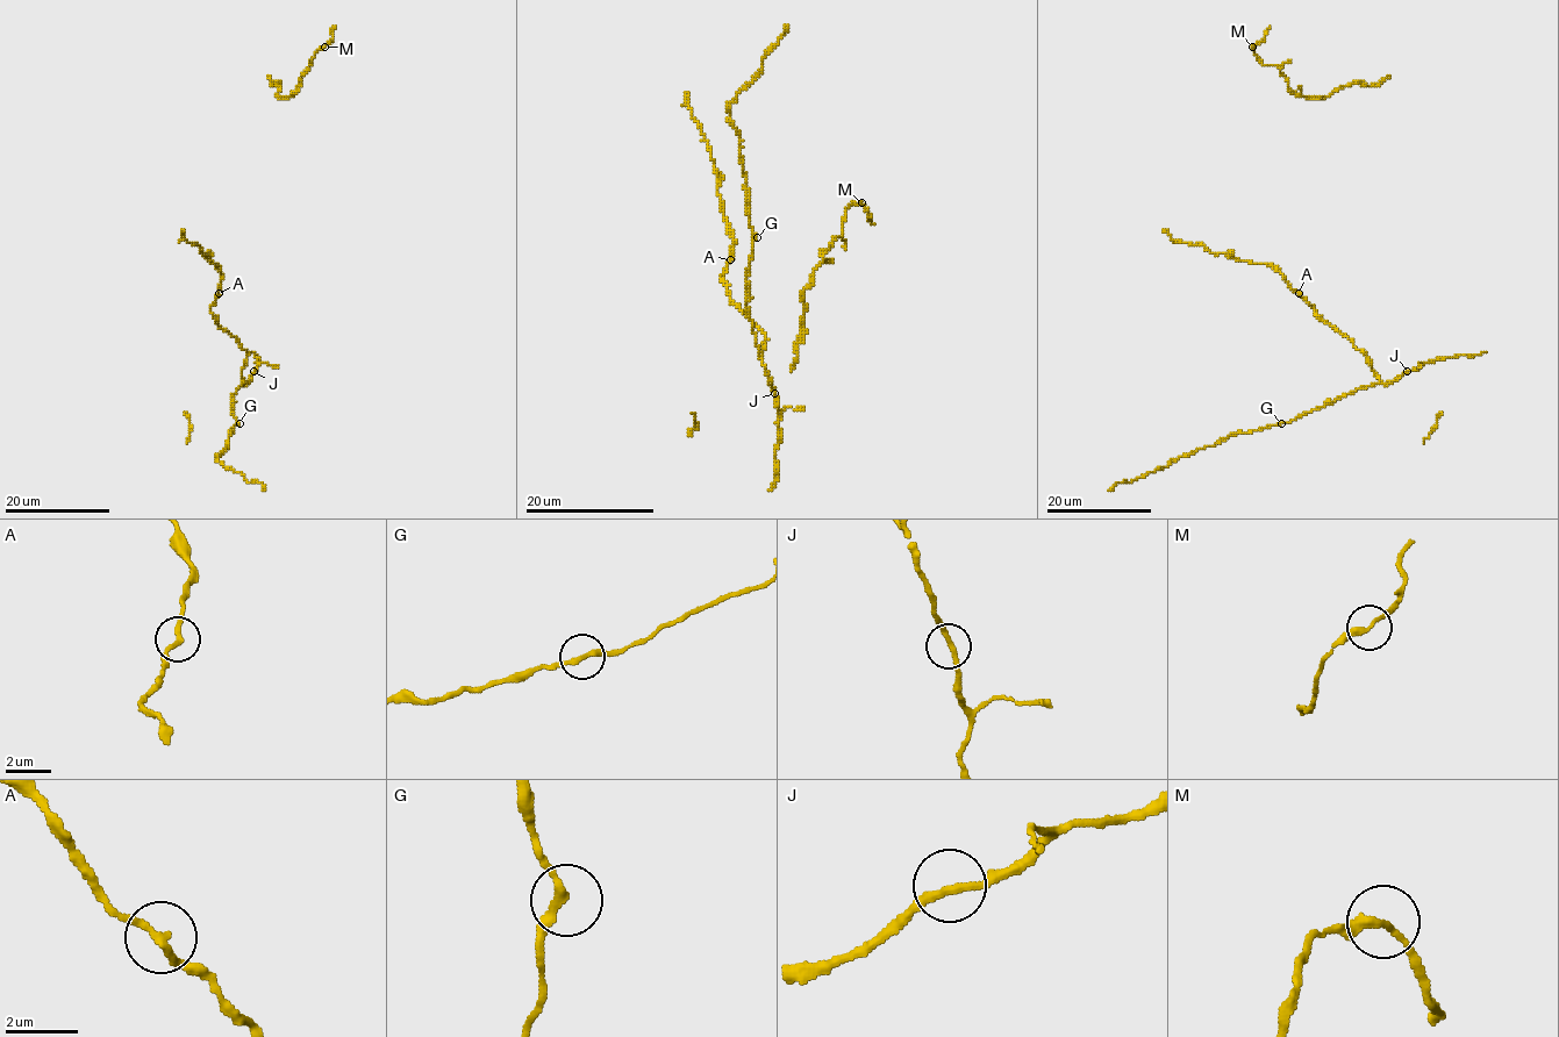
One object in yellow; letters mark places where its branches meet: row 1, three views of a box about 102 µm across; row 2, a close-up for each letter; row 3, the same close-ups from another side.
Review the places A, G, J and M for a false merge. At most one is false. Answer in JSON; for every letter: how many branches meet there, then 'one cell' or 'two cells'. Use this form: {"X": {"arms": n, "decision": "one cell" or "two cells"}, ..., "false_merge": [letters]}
{"A": {"arms": 2, "decision": "one cell"}, "G": {"arms": 2, "decision": "one cell"}, "J": {"arms": 2, "decision": "one cell"}, "M": {"arms": 2, "decision": "one cell"}, "false_merge": []}

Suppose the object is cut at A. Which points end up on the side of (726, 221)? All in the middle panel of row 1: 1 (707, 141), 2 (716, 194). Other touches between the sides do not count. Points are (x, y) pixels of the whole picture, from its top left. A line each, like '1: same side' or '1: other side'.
1: same side
2: same side

